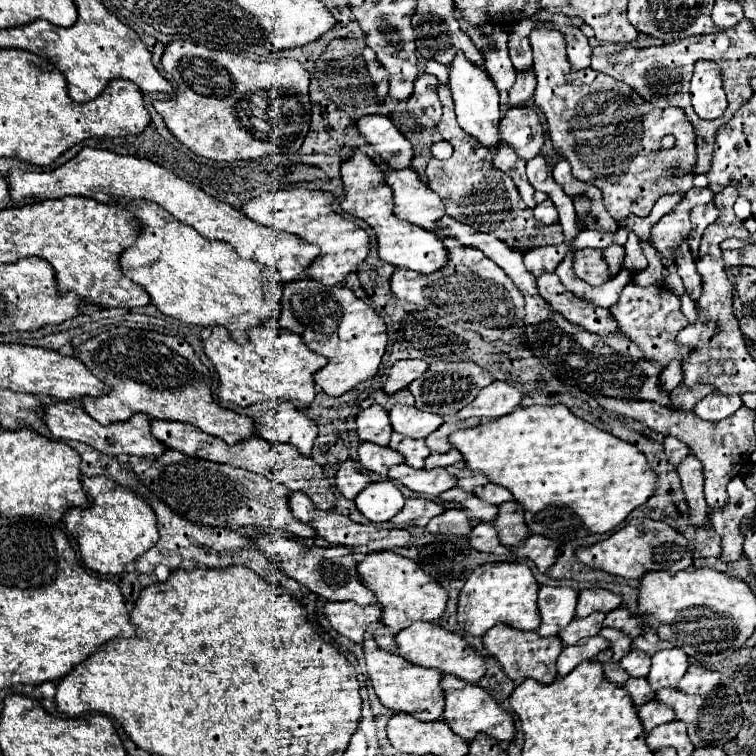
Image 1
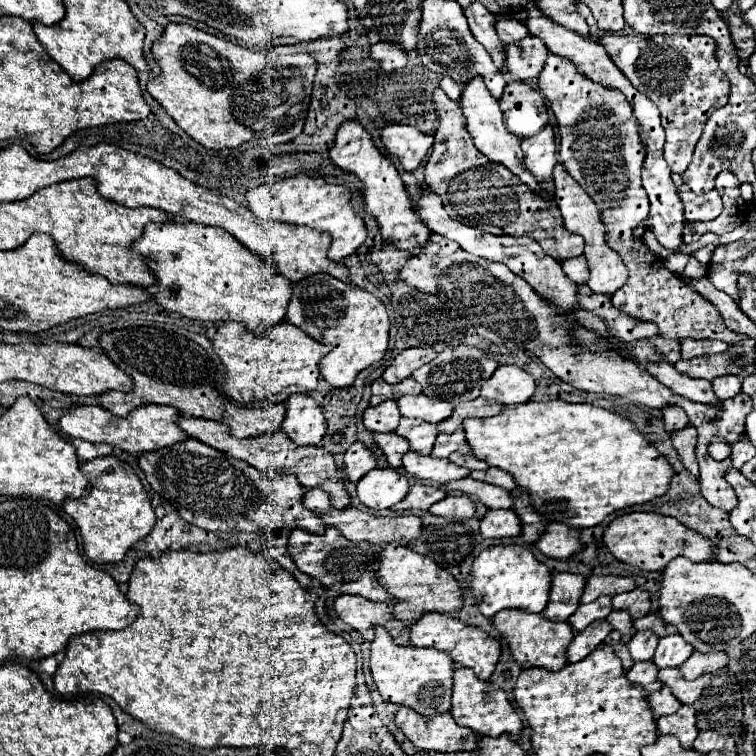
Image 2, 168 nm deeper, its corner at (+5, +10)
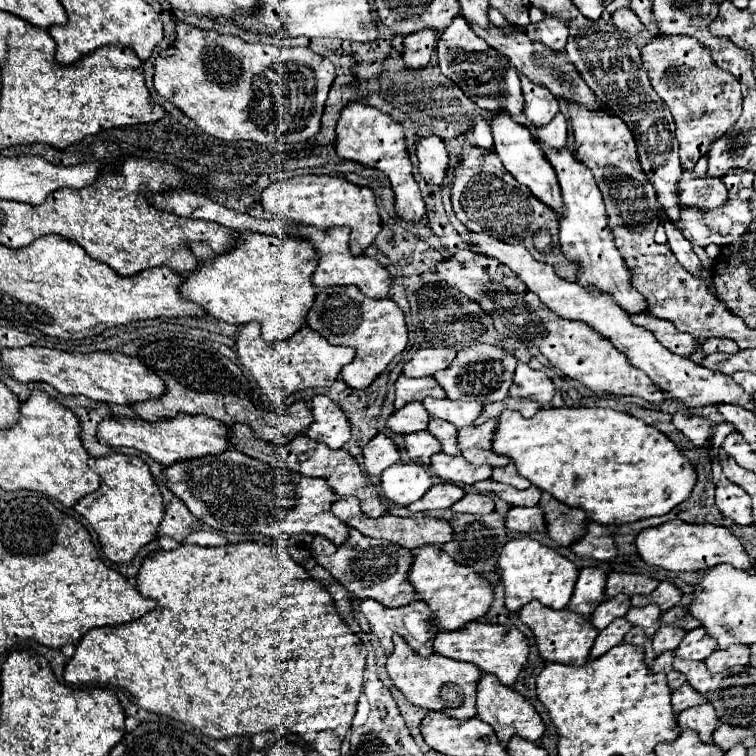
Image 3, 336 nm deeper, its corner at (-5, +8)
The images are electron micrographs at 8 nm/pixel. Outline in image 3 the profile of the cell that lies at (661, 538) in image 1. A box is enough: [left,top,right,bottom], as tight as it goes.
[635,520,753,572]

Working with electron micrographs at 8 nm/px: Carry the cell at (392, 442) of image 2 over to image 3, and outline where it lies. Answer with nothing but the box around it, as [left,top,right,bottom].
[405,432,441,464]

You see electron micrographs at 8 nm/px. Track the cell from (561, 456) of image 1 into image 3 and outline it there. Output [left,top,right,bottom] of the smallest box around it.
[491,408,697,526]

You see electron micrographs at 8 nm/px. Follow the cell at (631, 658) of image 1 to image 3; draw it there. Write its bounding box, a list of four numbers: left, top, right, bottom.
[653,626,685,656]

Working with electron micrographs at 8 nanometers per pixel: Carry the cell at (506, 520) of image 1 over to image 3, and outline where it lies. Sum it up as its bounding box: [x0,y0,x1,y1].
[537,492,587,546]

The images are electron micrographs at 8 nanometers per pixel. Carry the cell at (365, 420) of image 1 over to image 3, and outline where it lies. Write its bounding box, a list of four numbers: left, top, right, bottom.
[387,402,431,434]

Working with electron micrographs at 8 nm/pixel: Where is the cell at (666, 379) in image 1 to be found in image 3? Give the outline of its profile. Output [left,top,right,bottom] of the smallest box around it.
[701,338,739,356]

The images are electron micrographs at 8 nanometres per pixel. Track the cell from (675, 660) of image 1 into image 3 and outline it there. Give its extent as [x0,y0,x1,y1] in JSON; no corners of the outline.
[675,628,717,660]

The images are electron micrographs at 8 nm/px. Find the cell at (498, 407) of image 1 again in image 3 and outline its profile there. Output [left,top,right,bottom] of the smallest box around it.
[509,362,555,406]

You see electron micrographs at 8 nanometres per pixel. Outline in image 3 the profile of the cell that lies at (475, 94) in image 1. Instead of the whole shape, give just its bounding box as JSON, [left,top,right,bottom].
[491,112,563,214]

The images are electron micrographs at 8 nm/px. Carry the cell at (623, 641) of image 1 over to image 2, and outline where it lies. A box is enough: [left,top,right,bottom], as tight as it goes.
[607,610,635,644]

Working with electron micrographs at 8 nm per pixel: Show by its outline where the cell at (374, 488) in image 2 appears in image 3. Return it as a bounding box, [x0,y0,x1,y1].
[379,464,433,506]

